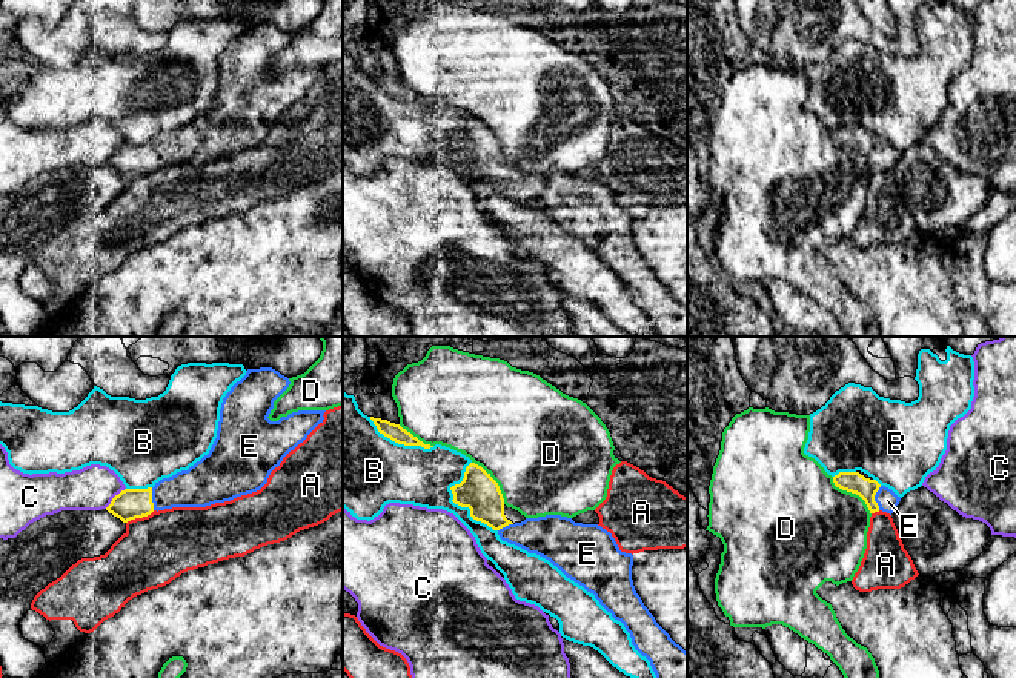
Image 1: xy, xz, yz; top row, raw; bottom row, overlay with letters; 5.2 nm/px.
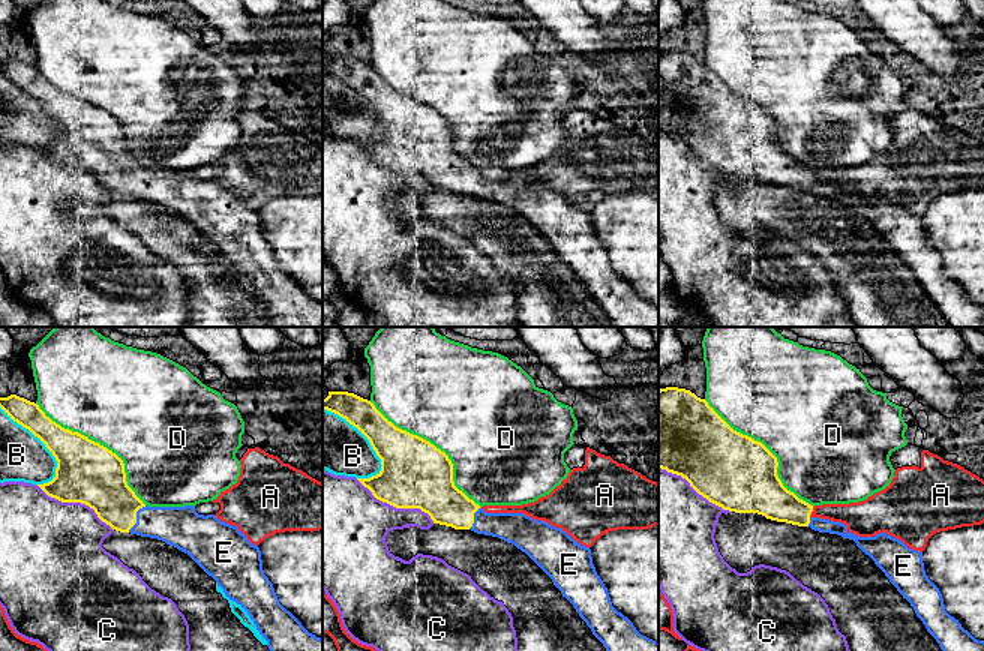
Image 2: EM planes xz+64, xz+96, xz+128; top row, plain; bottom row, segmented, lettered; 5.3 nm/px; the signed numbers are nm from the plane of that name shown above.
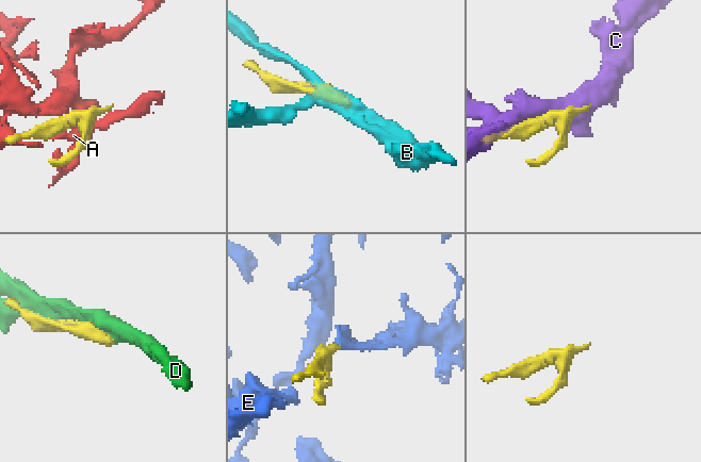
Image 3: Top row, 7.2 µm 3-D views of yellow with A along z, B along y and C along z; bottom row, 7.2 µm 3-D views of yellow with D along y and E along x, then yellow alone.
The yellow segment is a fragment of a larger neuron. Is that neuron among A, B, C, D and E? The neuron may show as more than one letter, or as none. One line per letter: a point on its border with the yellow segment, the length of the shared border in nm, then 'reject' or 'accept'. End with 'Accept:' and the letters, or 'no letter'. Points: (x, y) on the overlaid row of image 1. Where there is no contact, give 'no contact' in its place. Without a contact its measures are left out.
A: xy (140, 517) | 170 nm | reject
B: xz (457, 503) | 400 nm | reject
C: xy (114, 497) | 160 nm | reject
D: yz (852, 492) | 280 nm | reject
E: yz (873, 498) | 130 nm | accept
Accept: E

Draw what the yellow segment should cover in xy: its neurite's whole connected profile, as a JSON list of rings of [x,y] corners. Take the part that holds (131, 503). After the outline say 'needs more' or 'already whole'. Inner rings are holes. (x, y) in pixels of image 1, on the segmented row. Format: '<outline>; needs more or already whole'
[[[272,367],[247,369],[246,375],[223,398],[217,438],[209,454],[188,470],[160,480],[154,487],[121,490],[106,510],[128,523],[148,517],[154,510],[206,507],[260,490],[283,458],[324,420],[326,410],[298,410],[278,421],[271,421],[267,417],[274,409],[274,401],[289,384],[289,378]]]; needs more

